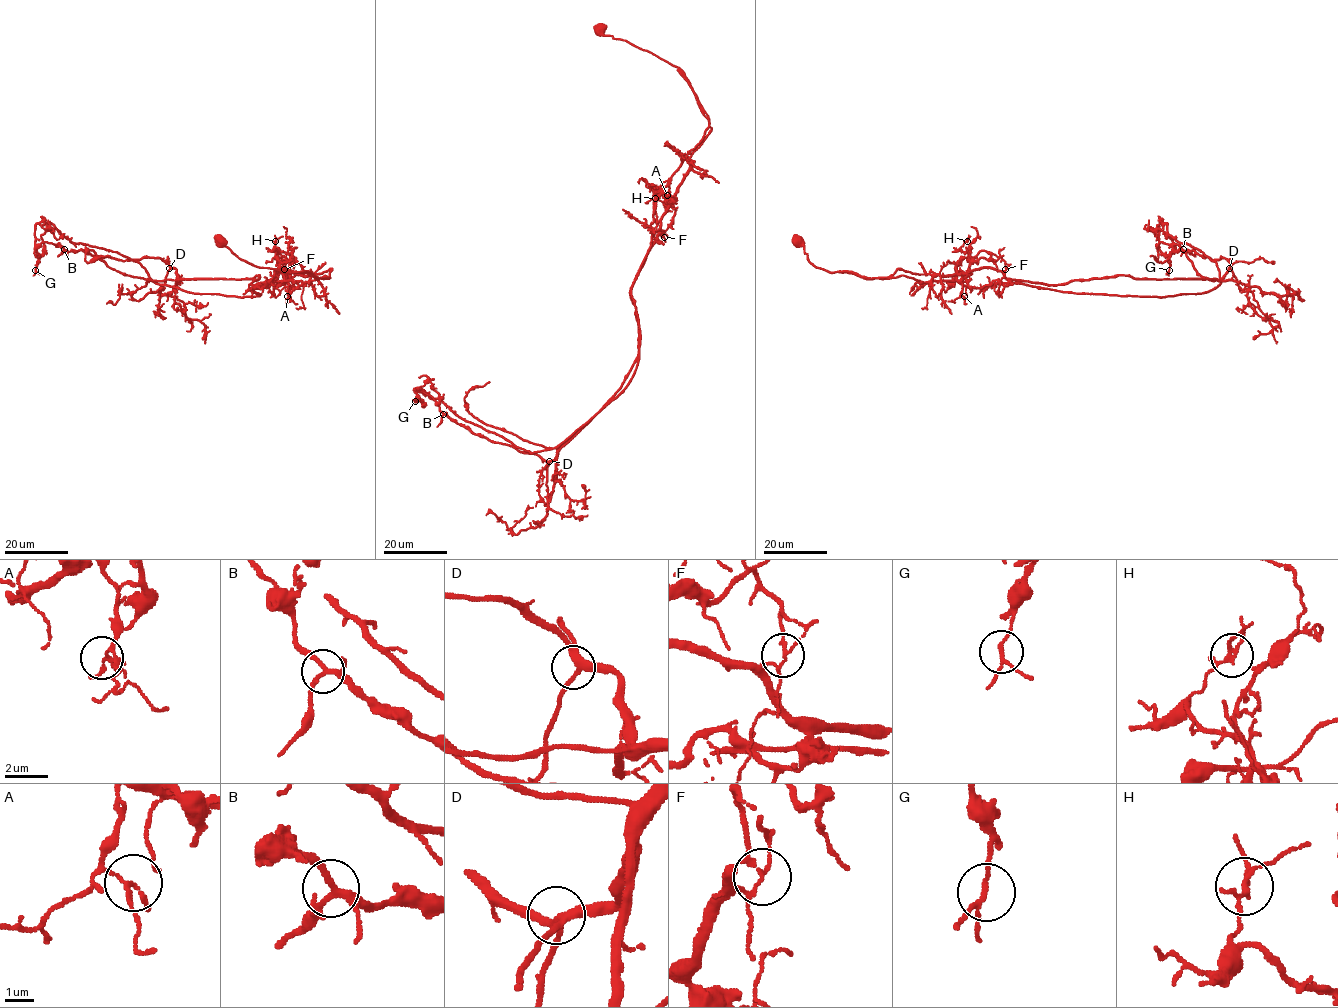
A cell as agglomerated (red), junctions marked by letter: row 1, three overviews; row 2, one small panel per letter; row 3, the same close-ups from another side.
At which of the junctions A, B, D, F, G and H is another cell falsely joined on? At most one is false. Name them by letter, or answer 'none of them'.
F

